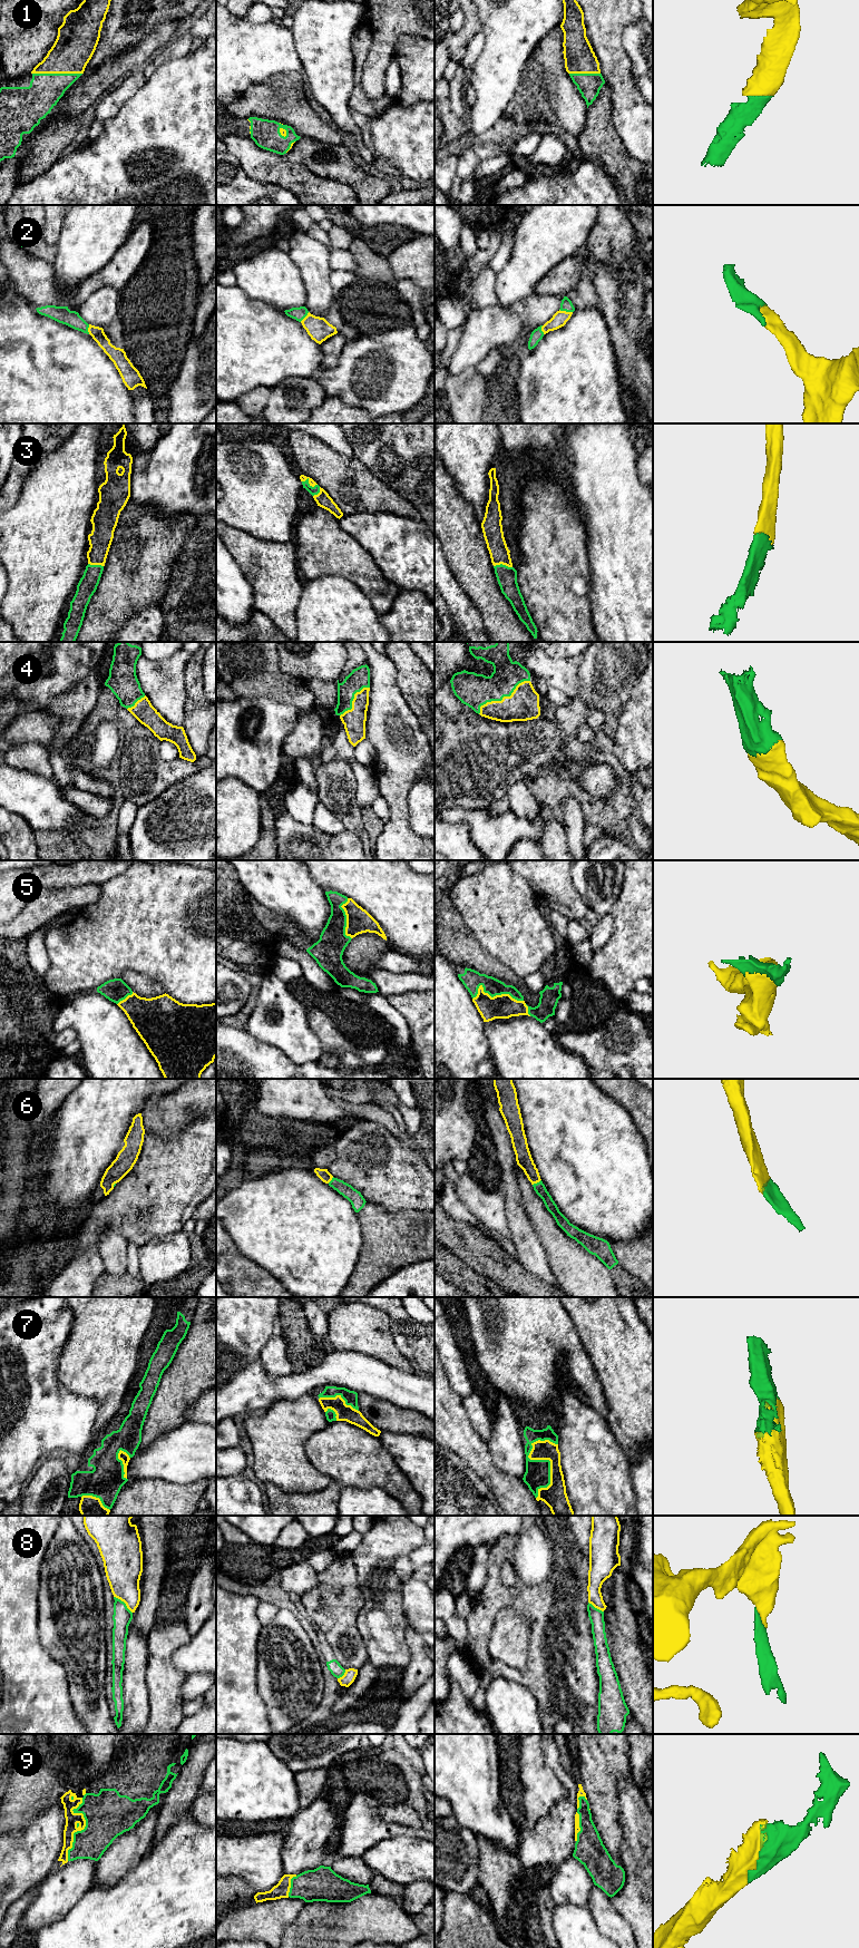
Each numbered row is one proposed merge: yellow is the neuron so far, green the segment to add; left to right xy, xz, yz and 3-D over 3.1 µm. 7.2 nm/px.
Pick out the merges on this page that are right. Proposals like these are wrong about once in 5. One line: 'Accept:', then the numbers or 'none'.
Accept: 1, 2, 3, 4, 5, 6, 7, 9

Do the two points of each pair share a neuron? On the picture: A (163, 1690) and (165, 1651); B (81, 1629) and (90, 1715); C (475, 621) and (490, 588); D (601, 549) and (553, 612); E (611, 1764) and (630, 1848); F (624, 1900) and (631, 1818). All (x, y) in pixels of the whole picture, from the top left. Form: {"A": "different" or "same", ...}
{"A": "same", "B": "same", "C": "different", "D": "different", "E": "different", "F": "same"}

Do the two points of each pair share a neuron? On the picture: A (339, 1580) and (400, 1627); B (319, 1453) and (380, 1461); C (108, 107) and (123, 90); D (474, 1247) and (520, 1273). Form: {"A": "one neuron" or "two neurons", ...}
{"A": "two neurons", "B": "one neuron", "C": "one neuron", "D": "one neuron"}

